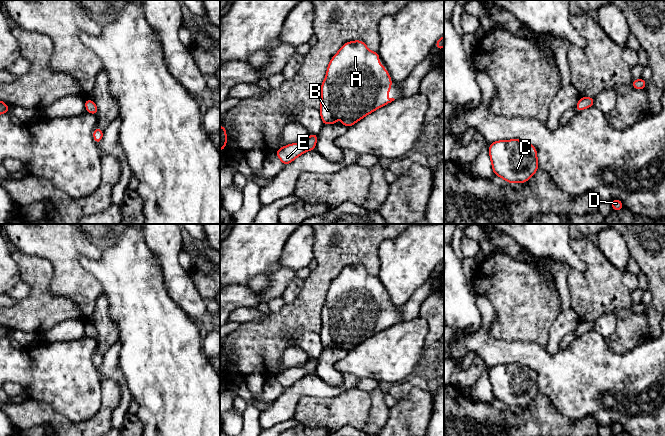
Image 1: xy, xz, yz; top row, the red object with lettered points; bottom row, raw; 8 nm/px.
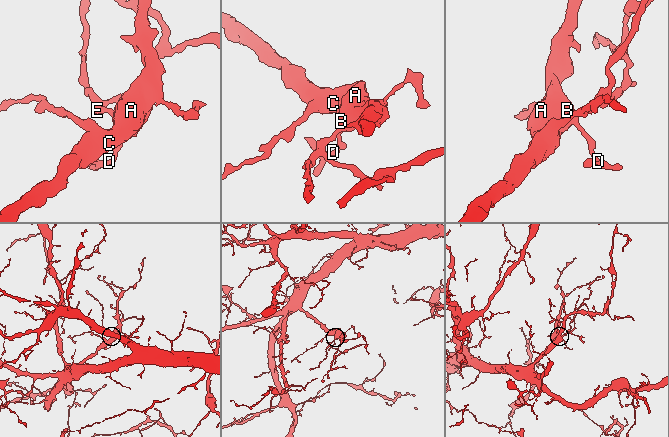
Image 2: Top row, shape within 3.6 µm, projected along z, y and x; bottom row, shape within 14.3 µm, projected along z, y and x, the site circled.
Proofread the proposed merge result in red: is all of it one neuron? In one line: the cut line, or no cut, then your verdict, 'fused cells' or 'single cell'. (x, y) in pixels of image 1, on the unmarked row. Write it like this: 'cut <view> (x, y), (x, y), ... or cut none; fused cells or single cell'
cut none; single cell

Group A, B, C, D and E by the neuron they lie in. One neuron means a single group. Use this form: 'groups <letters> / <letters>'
groups A B C D E

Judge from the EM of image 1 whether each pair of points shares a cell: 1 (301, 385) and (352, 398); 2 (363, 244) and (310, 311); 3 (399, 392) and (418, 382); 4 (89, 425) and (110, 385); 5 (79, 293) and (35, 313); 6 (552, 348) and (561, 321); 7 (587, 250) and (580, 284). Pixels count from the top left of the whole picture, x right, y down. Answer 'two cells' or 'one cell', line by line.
1: two cells
2: one cell
3: one cell
4: one cell
5: two cells
6: one cell
7: one cell

